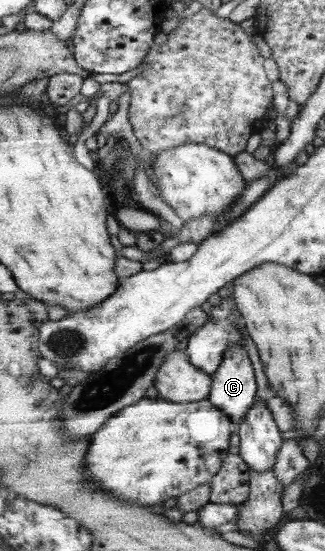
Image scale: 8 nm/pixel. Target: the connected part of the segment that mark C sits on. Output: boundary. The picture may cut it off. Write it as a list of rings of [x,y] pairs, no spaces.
[[[240,343],[233,344],[224,356],[223,363],[212,375],[212,389],[208,400],[240,425],[255,404],[255,397],[257,385],[247,351]]]

